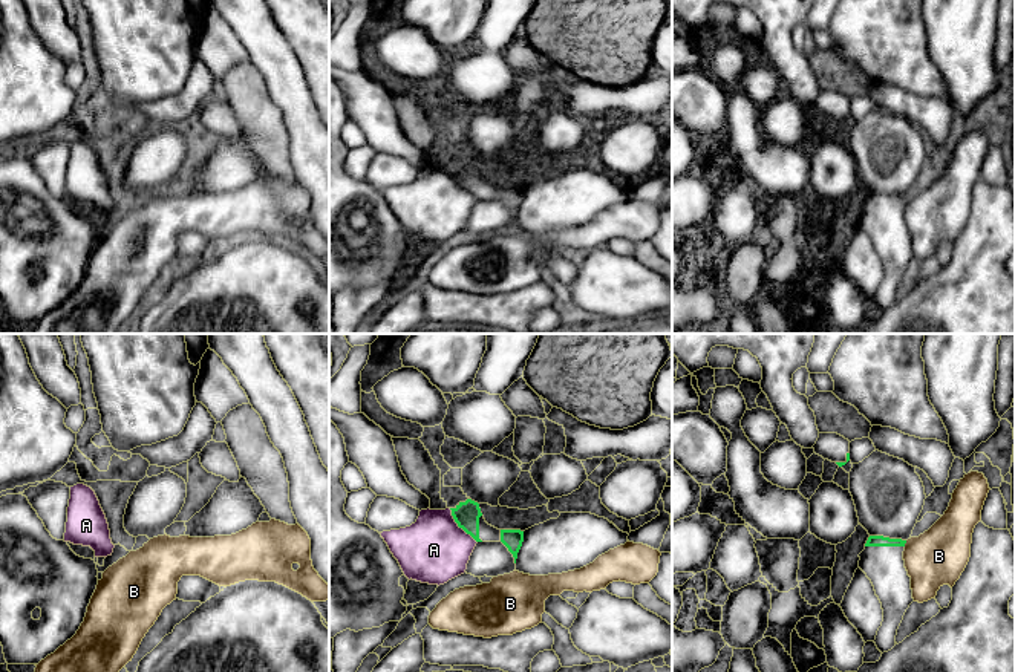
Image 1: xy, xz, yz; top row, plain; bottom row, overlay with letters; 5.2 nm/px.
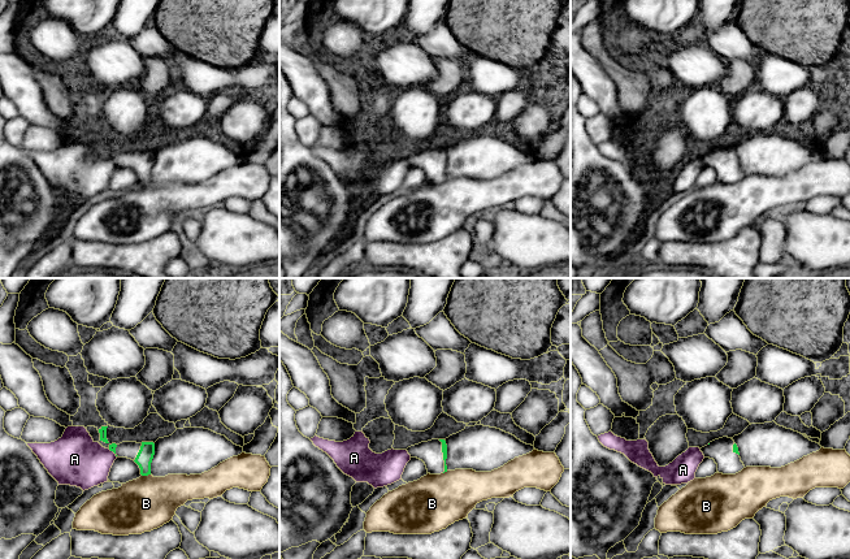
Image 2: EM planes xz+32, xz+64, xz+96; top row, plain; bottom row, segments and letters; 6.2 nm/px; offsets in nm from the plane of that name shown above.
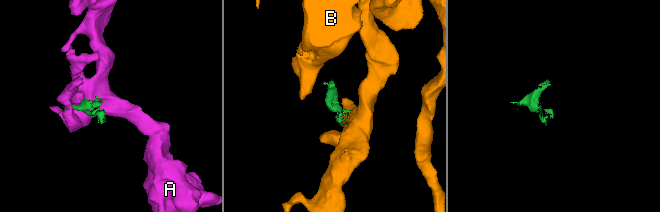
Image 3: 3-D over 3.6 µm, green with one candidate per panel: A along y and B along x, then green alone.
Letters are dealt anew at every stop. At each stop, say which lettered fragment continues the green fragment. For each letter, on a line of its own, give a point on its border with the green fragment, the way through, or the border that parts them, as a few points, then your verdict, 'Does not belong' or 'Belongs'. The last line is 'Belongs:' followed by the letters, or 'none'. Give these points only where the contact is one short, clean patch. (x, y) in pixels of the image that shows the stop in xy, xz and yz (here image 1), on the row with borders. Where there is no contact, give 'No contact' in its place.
A: Touches green at xz (460, 527). Boundary: xz (449, 508), (453, 521), (476, 542). Does not belong
B: Touches green at yz (905, 542). Boundary: yz (907, 541), (904, 545). Does not belong
Belongs: none

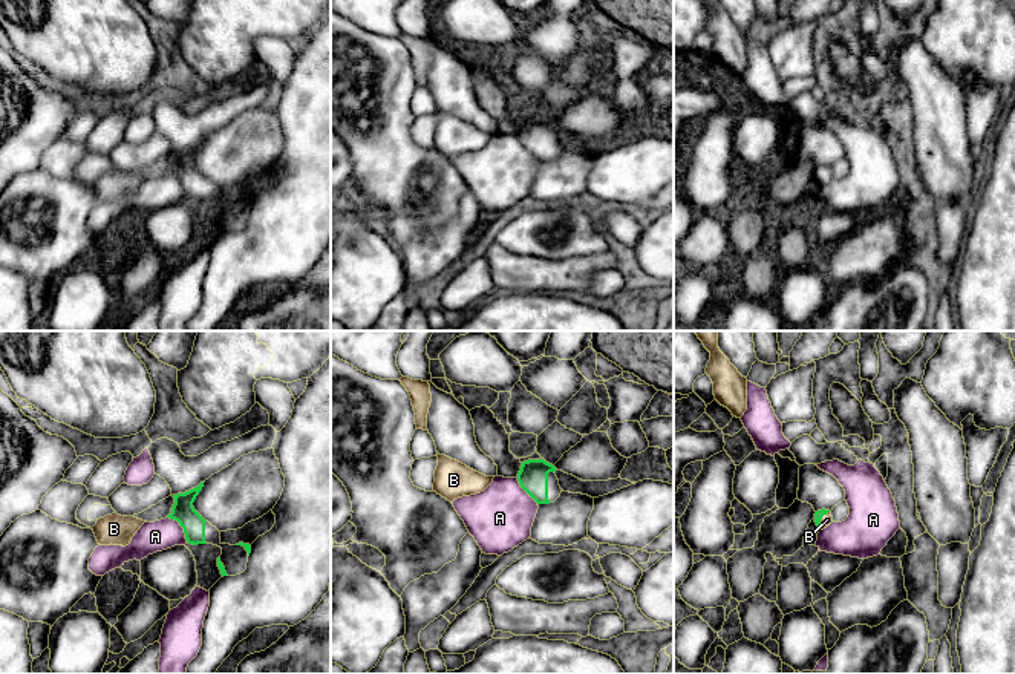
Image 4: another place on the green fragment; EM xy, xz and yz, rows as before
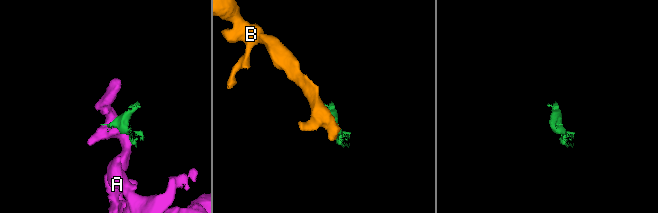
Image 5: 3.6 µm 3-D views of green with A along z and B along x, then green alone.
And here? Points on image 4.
A: Touches green at xy (181, 526). Boundary: xy (167, 516), (178, 523), (189, 543). Does not belong
B: Touches green at yz (821, 518). Path across: yz (819, 513), (821, 518), (827, 520). Belongs
Belongs: B

